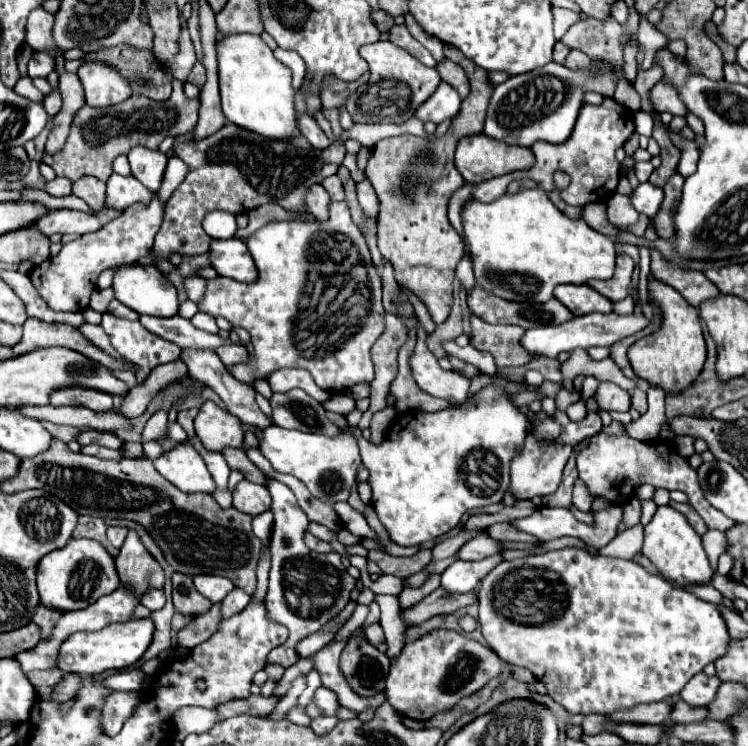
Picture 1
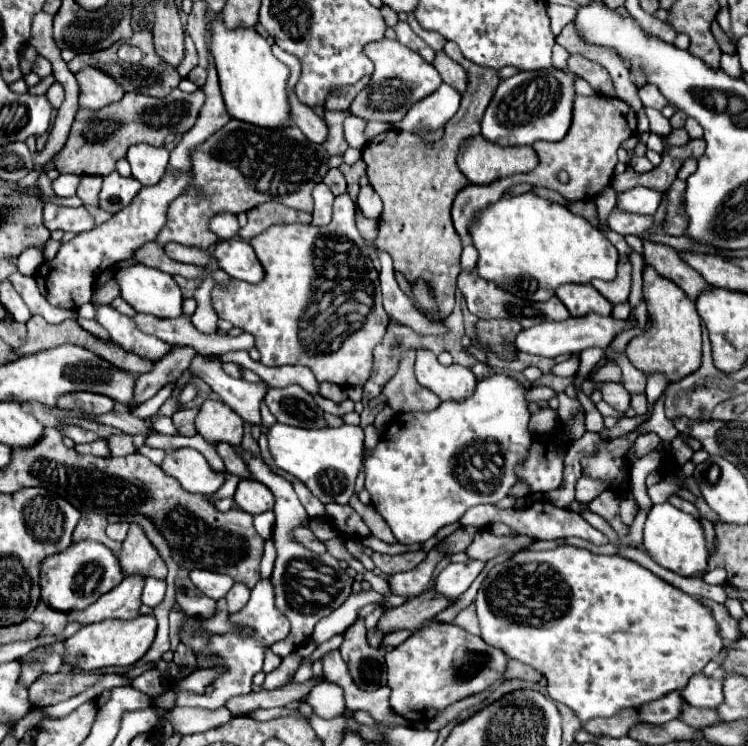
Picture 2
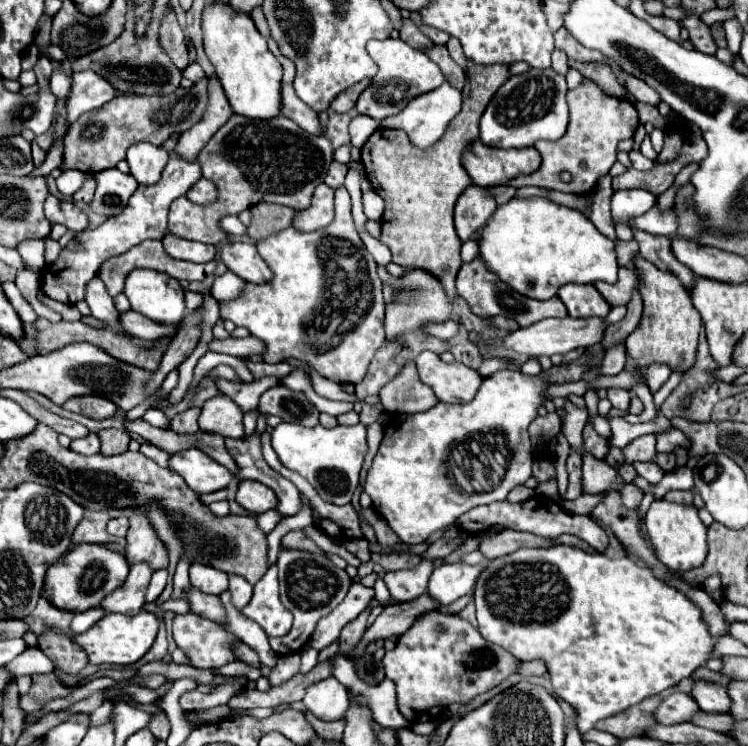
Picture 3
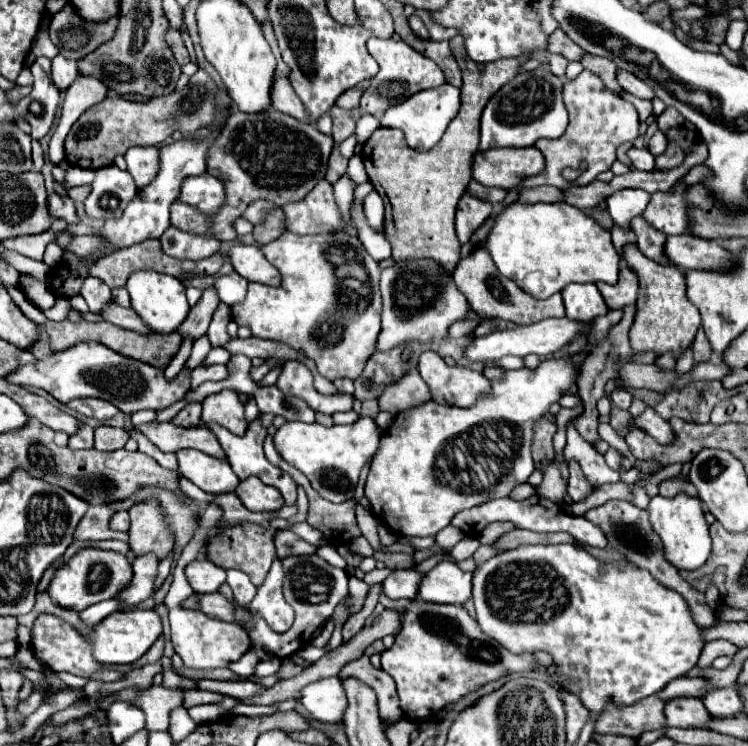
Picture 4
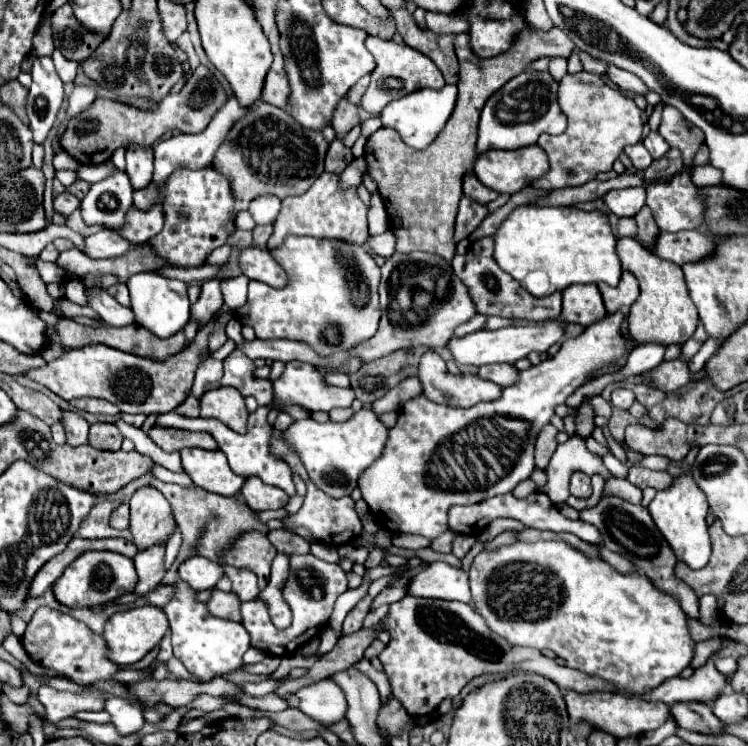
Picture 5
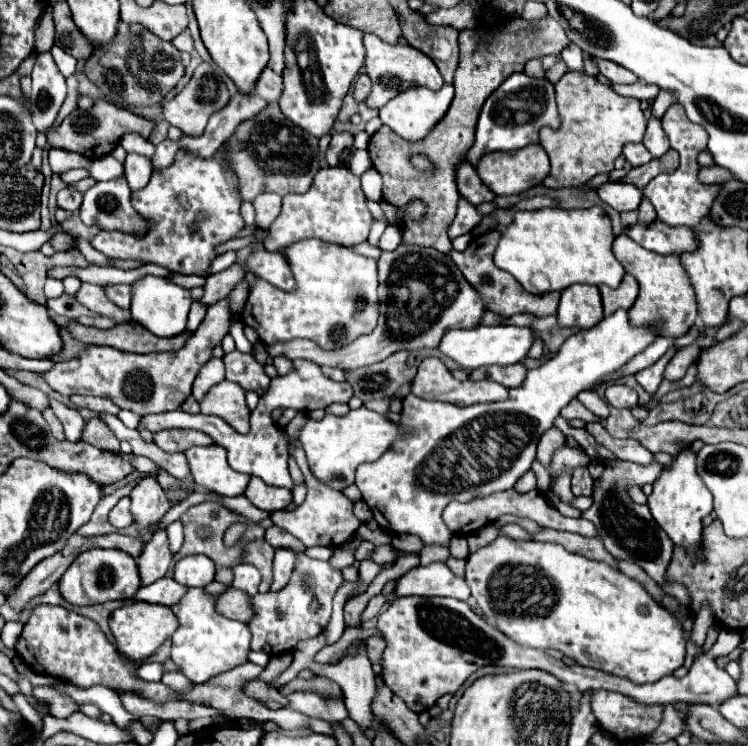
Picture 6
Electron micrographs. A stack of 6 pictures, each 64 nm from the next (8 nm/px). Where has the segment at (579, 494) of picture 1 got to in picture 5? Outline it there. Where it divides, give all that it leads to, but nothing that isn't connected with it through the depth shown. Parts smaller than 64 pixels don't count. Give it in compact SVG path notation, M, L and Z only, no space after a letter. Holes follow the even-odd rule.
M570 436L568 442L560 444L545 469L548 474L548 484L541 488L541 492L548 494L552 502L560 504L562 502L562 482L566 482L572 472L584 472L588 476L592 474L602 474L604 478L610 478L612 474L604 468L602 458L594 456L586 450L584 440L580 436Z

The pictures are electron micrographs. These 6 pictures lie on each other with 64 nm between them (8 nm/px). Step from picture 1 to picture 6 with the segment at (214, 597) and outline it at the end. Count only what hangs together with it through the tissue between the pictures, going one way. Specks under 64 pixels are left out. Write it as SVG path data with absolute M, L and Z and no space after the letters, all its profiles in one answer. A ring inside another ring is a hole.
M204 554L184 556L174 564L174 580L184 586L204 588L214 580L214 572L216 572L214 562Z

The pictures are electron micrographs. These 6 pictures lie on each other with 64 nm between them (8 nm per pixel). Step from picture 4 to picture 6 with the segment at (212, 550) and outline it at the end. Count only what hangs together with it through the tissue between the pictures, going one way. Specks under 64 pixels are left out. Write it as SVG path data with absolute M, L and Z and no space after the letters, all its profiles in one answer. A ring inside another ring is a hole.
M256 540L250 542L246 546L246 554L242 562L254 564L260 574L262 574L262 584L260 584L260 592L270 592L270 584L272 584L272 558L274 558L274 548L266 542L266 540Z

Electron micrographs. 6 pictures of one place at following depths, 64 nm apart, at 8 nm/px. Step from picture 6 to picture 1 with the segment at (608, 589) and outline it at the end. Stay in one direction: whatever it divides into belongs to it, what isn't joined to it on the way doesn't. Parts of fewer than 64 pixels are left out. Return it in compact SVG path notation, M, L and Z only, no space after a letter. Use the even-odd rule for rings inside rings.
M580 548L500 562L478 592L480 626L486 644L504 660L528 668L548 690L548 696L572 714L612 714L642 702L678 696L686 682L706 664L724 656L730 636L716 604L704 602L684 588L650 574L634 560L592 556Z

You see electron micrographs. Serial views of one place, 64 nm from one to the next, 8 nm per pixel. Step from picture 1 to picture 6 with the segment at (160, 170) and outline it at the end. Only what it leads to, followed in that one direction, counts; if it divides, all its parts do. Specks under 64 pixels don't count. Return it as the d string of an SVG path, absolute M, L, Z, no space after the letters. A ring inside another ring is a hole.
M126 154L124 168L124 178L128 180L132 192L144 188L152 176L152 162L140 154Z

